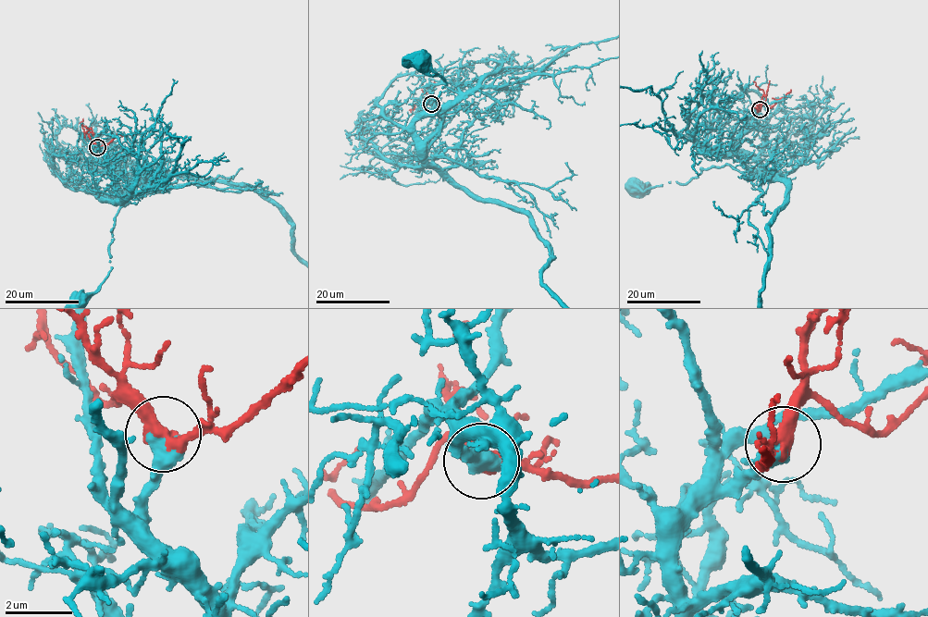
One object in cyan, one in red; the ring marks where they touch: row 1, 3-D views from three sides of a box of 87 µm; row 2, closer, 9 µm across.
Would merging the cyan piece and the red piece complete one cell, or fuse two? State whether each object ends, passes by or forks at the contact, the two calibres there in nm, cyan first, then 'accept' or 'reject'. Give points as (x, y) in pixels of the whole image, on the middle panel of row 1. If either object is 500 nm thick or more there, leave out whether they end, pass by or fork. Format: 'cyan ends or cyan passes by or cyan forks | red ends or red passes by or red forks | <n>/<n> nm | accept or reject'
600/400 nm | accept

